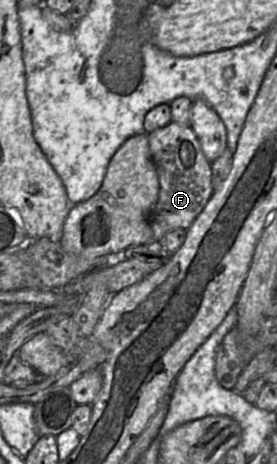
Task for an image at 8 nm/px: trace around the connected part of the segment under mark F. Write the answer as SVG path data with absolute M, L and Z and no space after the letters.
M171 121L167 126L148 133L149 150L156 166L160 190L149 221L154 242L175 229L187 230L202 212L213 194L211 163L189 125Z

